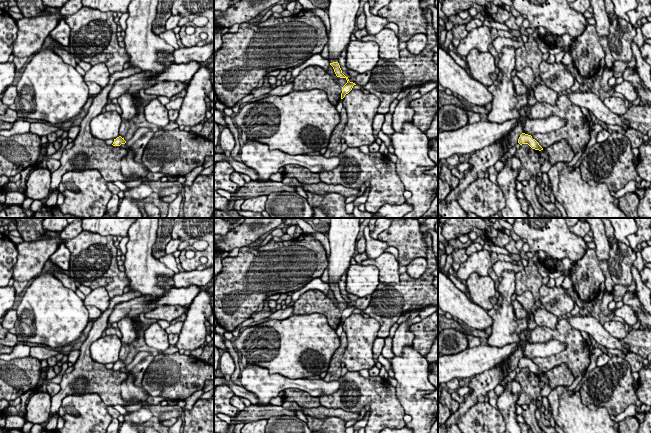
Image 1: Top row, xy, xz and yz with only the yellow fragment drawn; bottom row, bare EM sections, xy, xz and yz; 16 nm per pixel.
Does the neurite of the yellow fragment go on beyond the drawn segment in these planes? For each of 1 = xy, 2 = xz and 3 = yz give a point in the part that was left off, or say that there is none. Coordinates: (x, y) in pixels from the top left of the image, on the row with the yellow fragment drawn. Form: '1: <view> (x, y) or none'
1: none
2: none
3: none

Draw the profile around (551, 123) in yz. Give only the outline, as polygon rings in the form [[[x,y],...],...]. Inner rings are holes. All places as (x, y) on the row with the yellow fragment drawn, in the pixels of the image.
[[[528,116],[523,122],[525,134],[532,135],[534,133],[546,134],[551,131],[555,131],[563,127],[567,123],[567,120],[561,119],[557,116],[549,116],[544,119],[532,120]]]

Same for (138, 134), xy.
[[[141,127],[139,128],[133,135],[133,137],[128,140],[125,144],[127,146],[132,146],[138,139],[140,139],[142,137],[143,134],[147,133],[147,132],[151,132],[150,128],[148,127]]]

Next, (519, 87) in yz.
[[[517,76],[512,77],[512,82],[514,85],[514,90],[518,95],[524,95],[527,92],[527,87]]]

